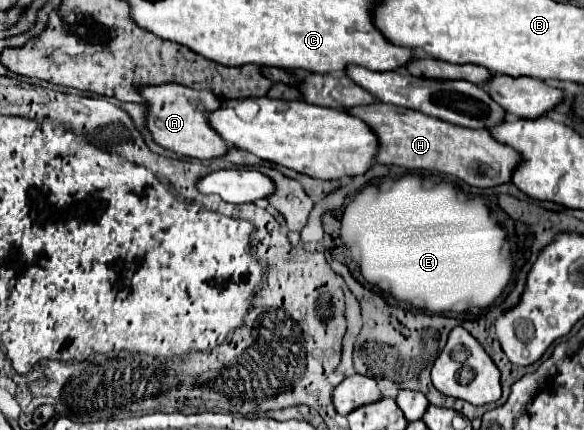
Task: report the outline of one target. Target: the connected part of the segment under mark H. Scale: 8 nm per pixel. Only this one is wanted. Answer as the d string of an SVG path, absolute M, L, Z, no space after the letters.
M374 103L364 107L354 107L348 113L360 117L376 131L380 139L380 153L376 161L384 165L398 165L412 171L416 169L440 171L446 175L454 175L466 181L468 185L488 189L510 183L514 175L514 167L518 167L524 161L518 151L496 141L488 131L466 129L460 125L444 123L442 119L426 117L424 113L414 109Z

